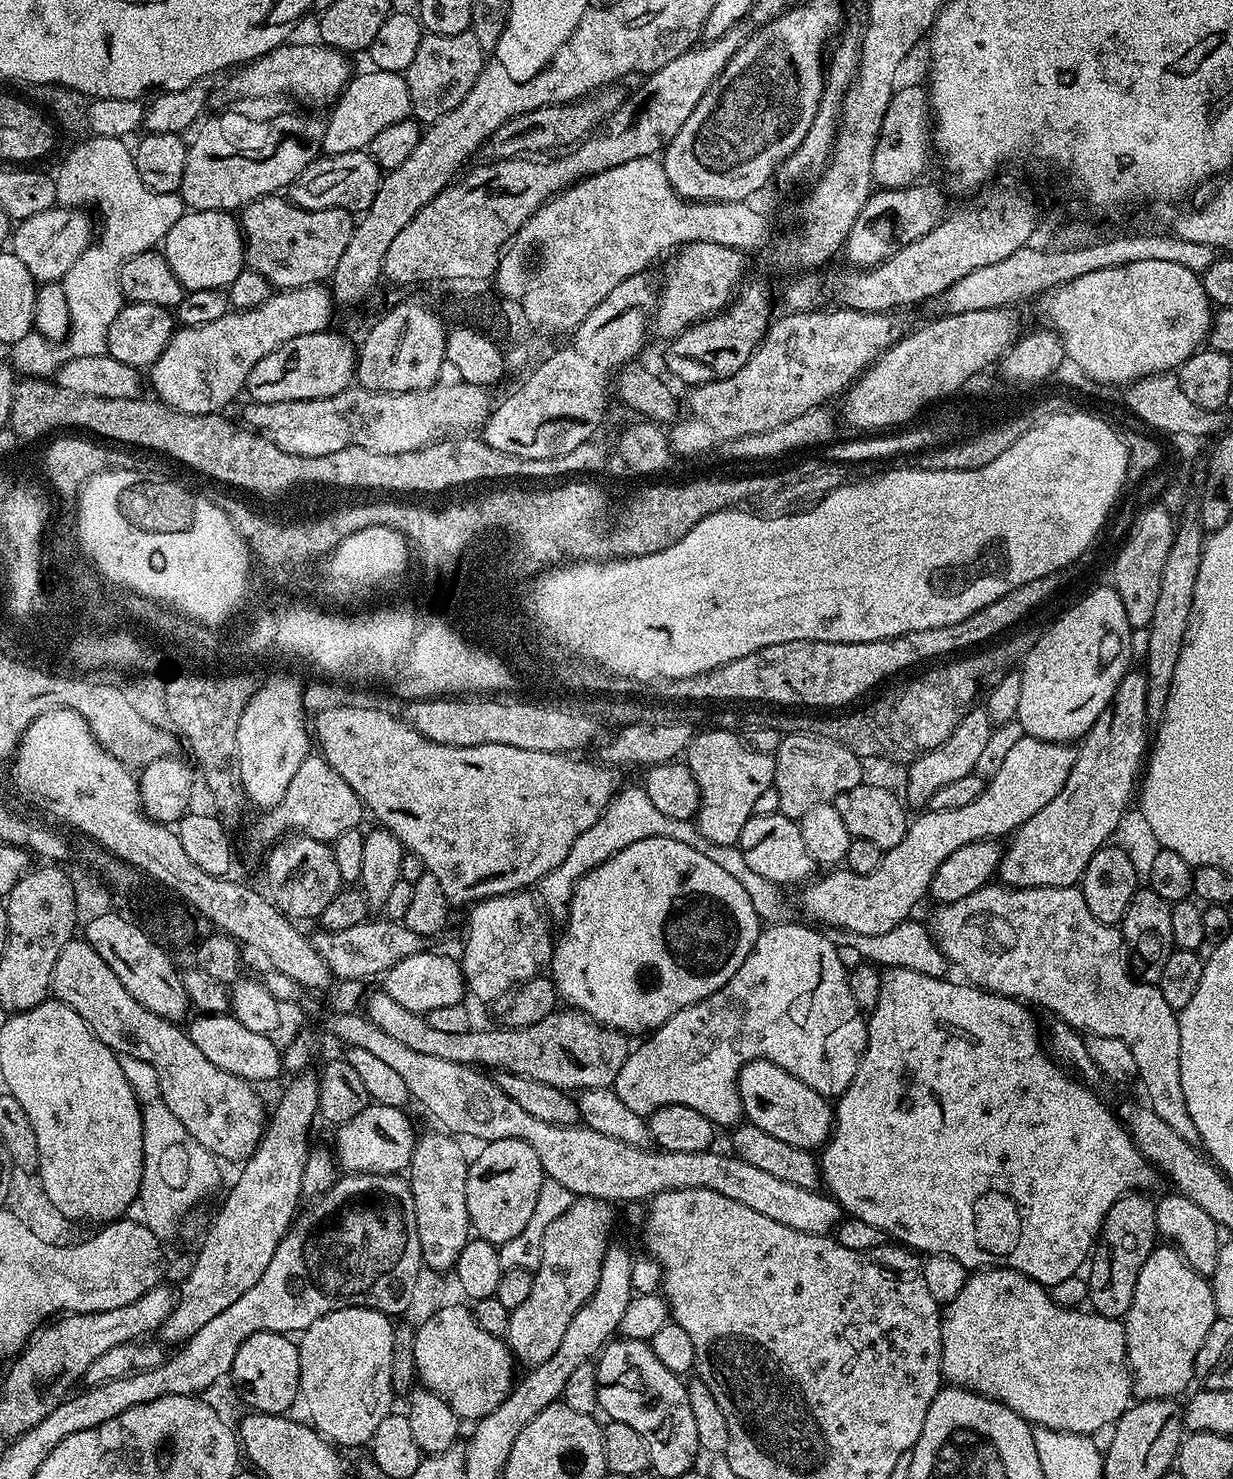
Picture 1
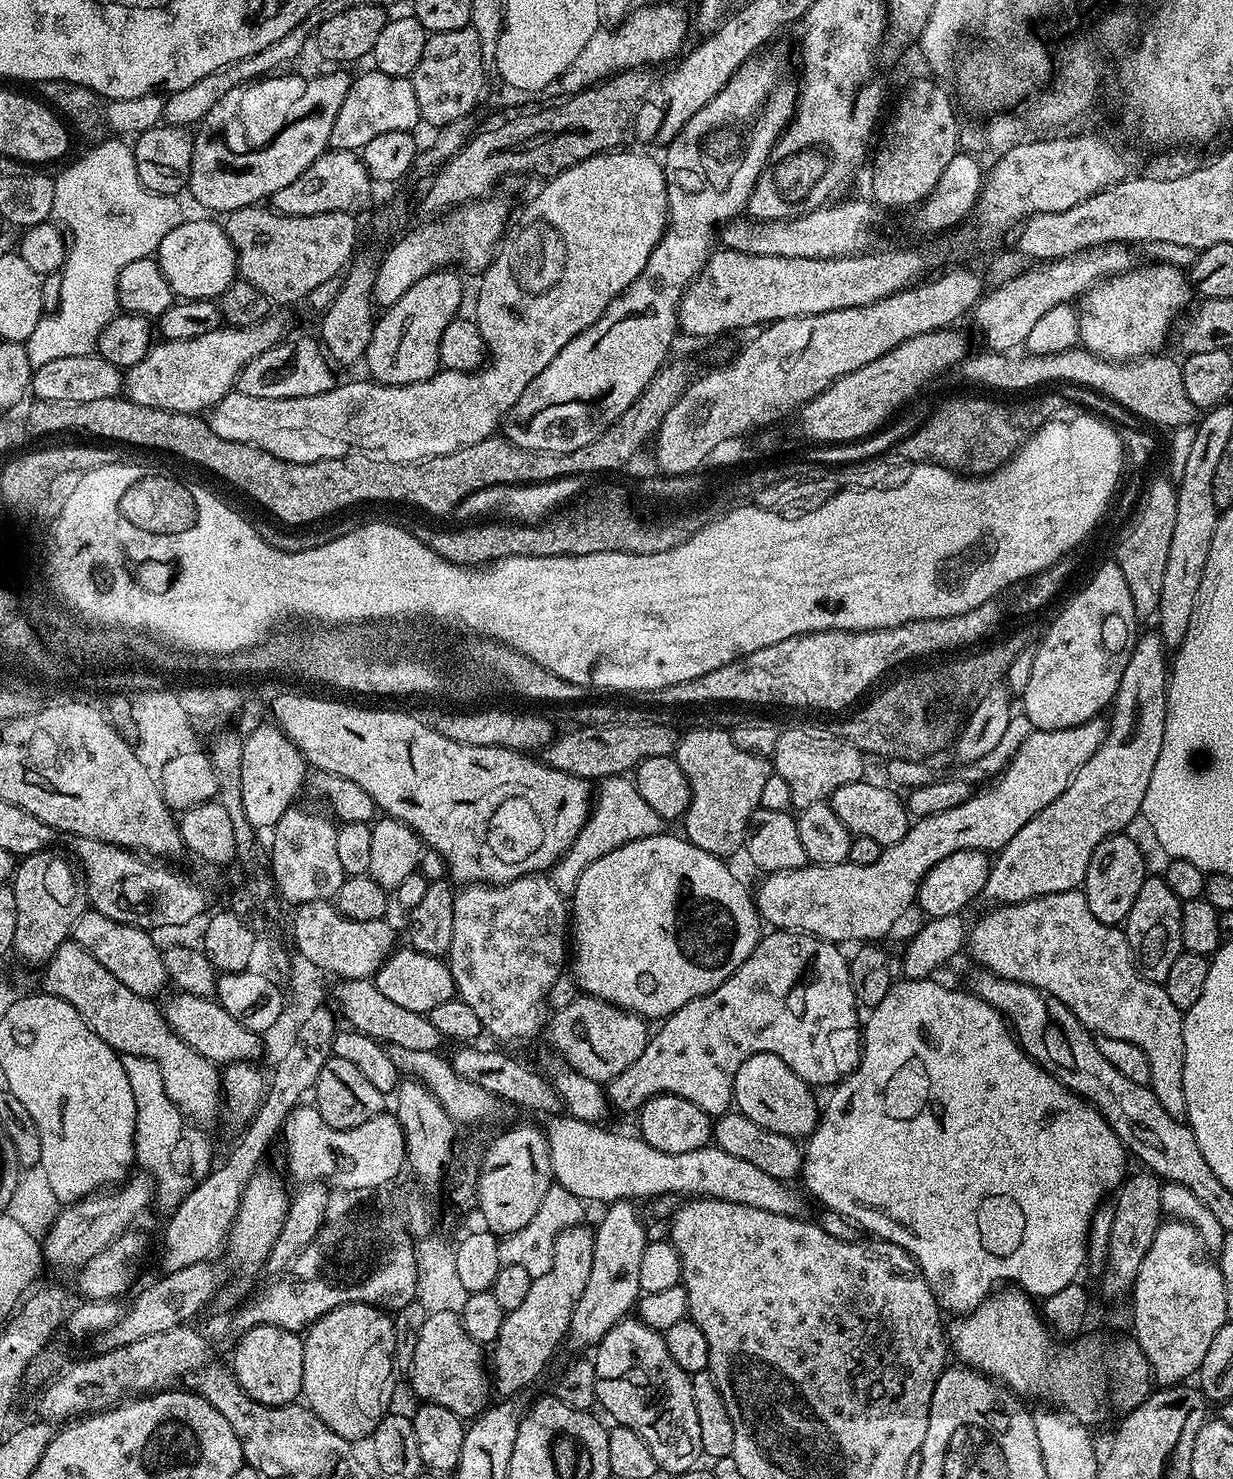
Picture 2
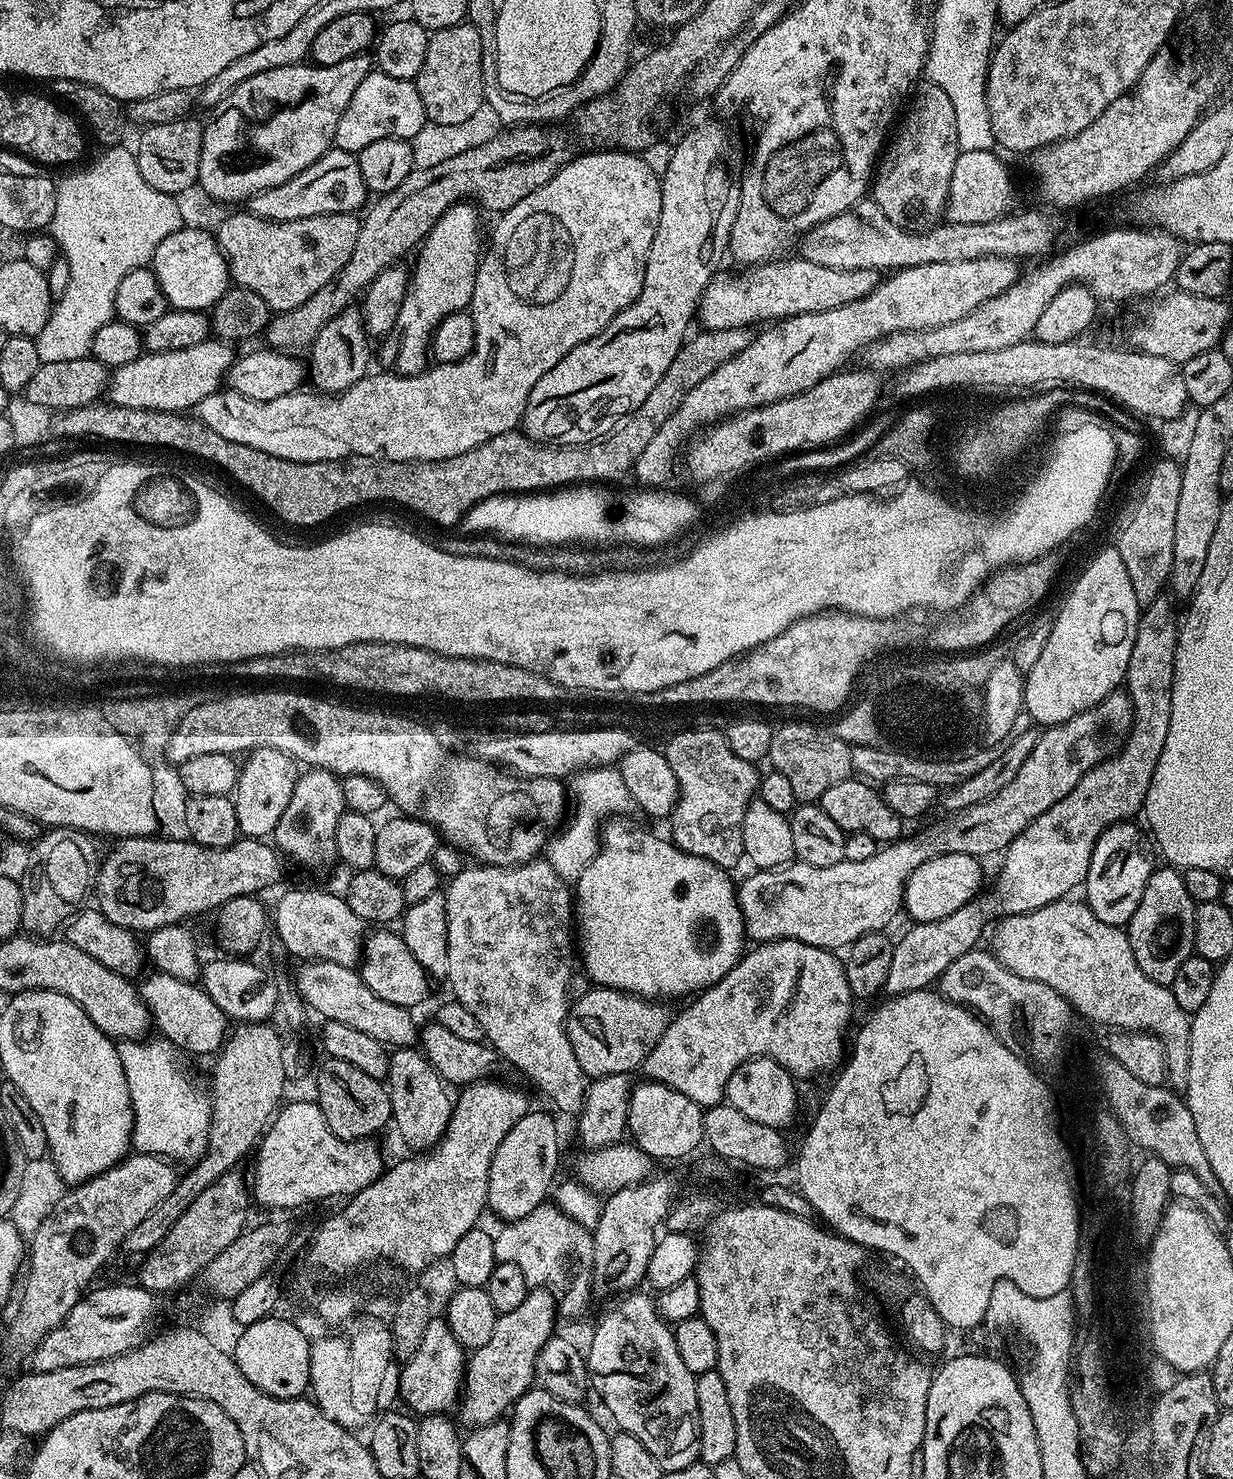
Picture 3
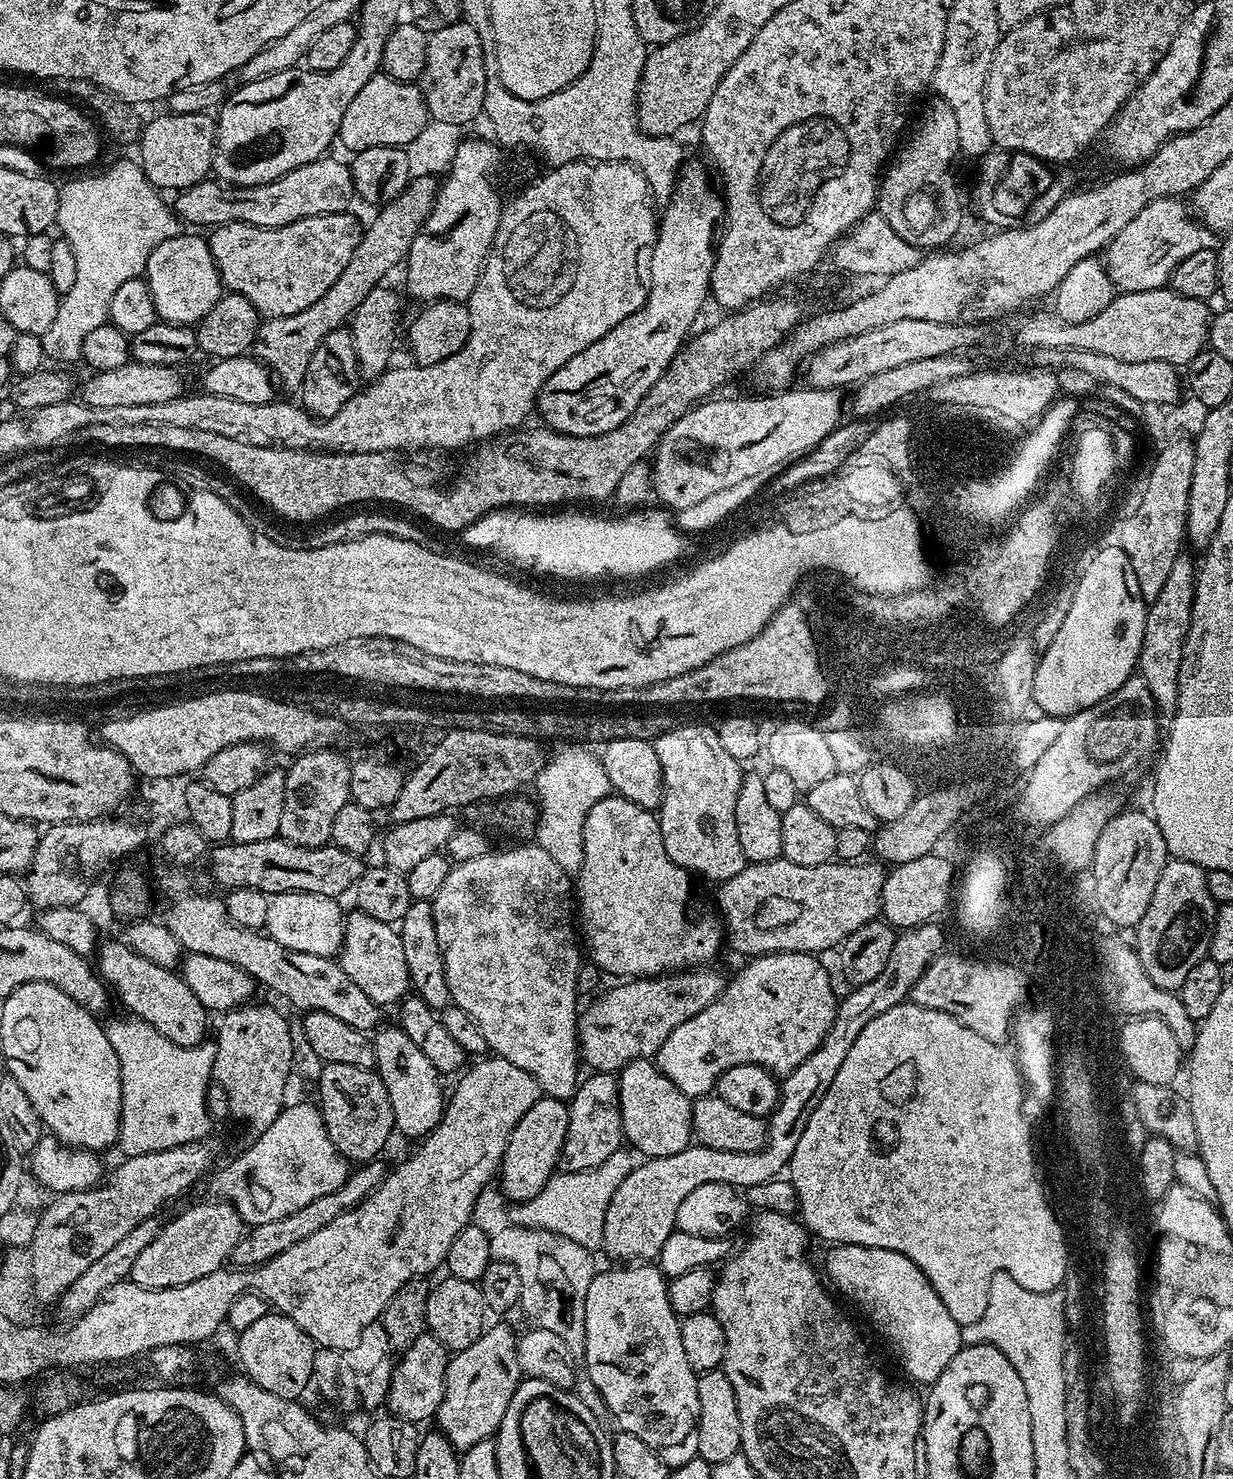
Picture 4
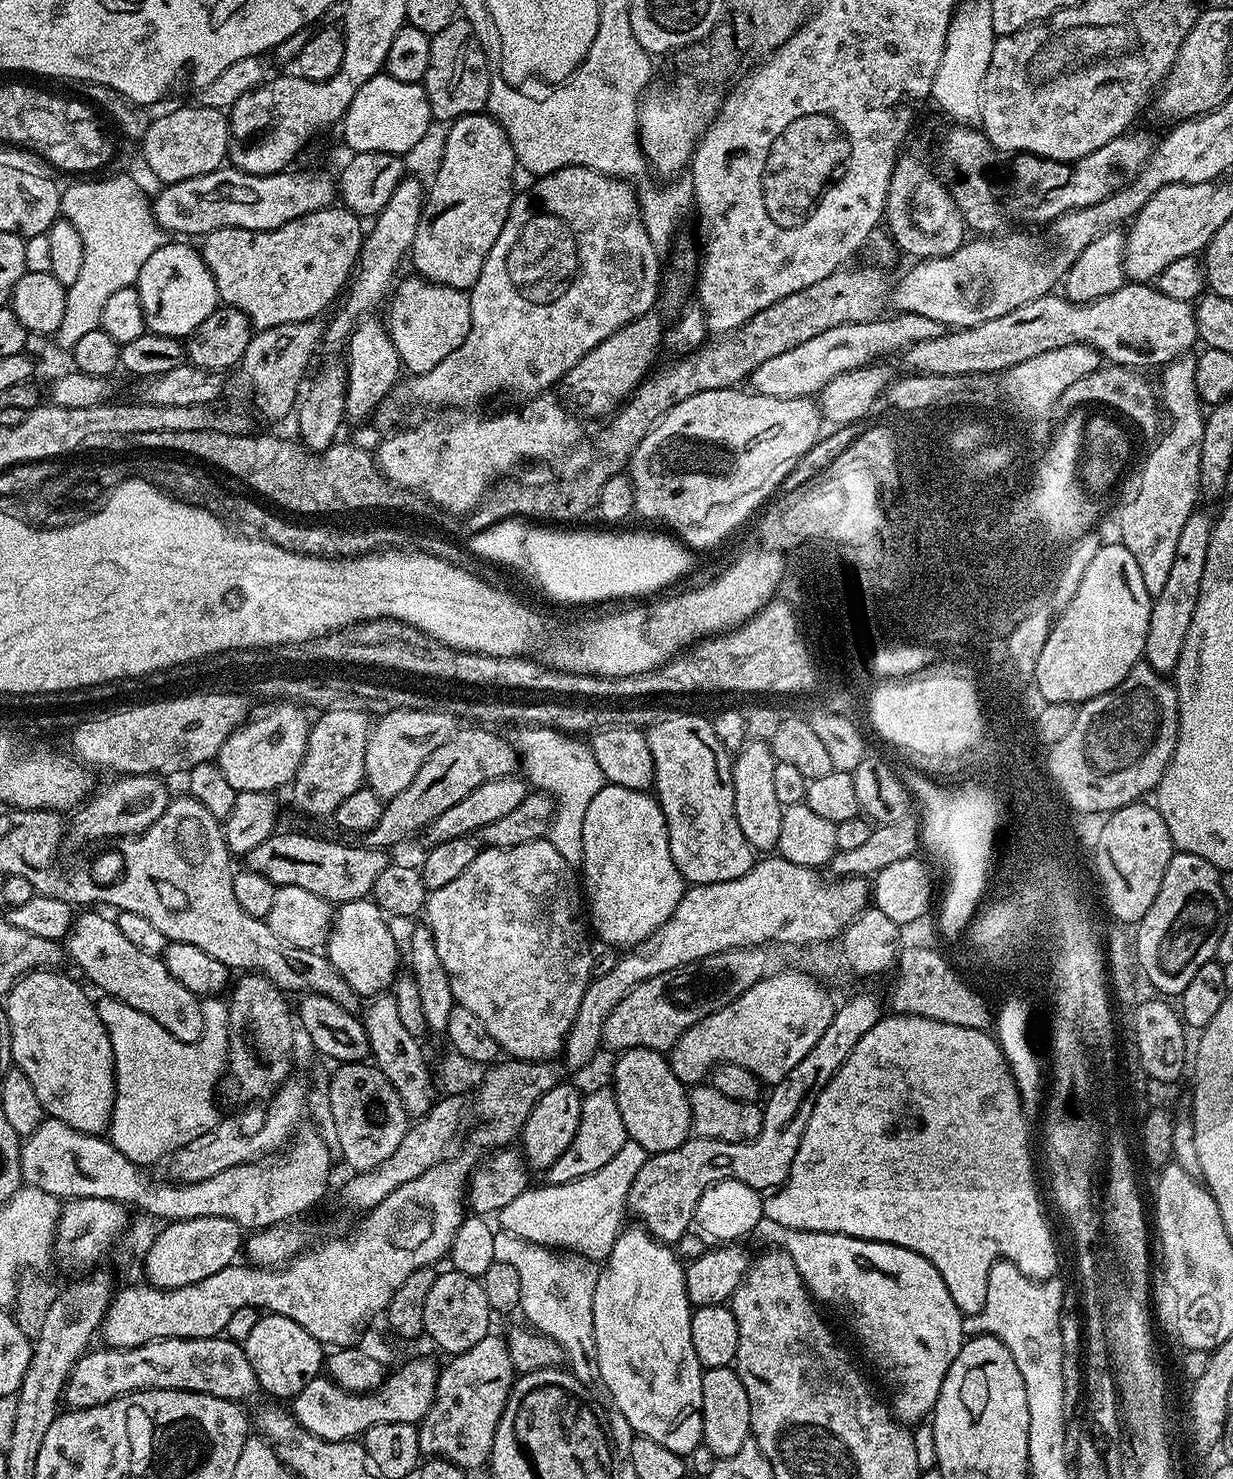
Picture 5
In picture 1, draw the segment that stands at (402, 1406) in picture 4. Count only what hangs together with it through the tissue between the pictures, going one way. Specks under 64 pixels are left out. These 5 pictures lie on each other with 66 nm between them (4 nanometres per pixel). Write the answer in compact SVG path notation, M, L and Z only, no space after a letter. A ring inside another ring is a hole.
M463 1303L437 1307L433 1316L420 1324L416 1337L410 1340L419 1383L438 1394L461 1421L475 1422L490 1410L498 1410L512 1393L514 1357L501 1337L486 1334L478 1326L473 1309Z

